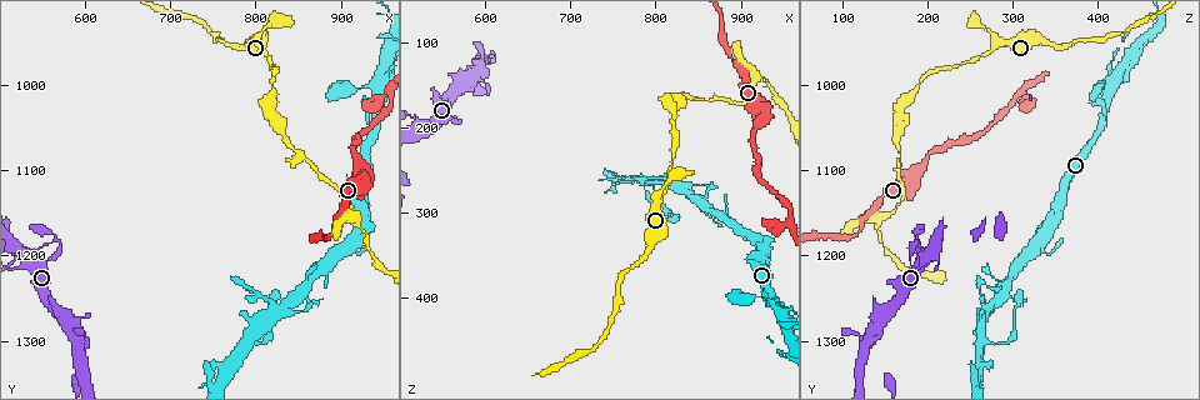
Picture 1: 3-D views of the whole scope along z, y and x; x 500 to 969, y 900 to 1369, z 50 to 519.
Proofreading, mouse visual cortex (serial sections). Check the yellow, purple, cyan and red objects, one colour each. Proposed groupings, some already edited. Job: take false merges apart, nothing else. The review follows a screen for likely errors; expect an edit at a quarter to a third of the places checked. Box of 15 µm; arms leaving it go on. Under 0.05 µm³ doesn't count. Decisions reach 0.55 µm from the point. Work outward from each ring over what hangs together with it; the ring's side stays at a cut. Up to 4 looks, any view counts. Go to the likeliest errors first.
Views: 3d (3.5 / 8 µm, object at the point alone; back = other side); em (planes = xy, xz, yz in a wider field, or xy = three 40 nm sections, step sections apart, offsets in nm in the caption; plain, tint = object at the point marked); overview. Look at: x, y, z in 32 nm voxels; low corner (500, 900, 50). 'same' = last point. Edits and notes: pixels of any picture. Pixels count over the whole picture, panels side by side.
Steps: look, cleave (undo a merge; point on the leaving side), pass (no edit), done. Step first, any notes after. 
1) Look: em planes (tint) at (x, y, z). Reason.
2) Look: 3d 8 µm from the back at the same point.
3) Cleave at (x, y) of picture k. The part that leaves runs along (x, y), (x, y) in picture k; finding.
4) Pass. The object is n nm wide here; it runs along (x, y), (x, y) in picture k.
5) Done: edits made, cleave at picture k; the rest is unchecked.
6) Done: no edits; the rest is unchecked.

Look: 3d 3.5 µm at (535, 1205, 195). Three arms meet.

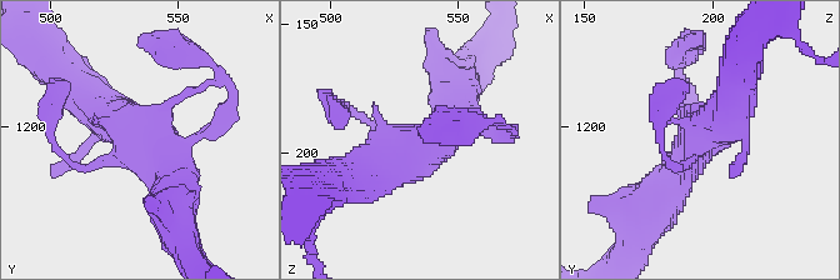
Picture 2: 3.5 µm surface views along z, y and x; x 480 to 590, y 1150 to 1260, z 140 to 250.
Look: em xy step 3 (tint) at (531, 1206, 196).

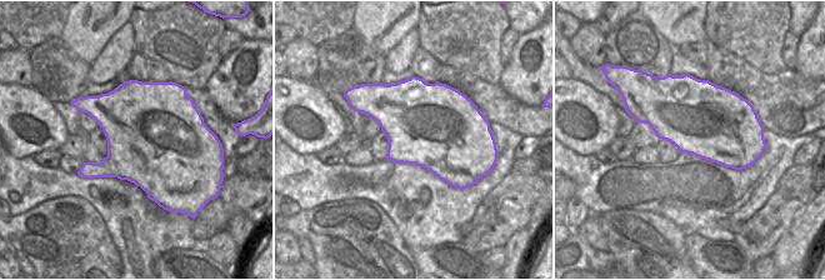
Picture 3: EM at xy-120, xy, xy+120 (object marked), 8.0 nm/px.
Pass. It runs along (455, 100), (431, 141), (348, 106) in picture 2; one cell here.

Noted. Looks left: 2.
Look: 3d 3.5 µm at (925, 1175, 145). Calibre changes.

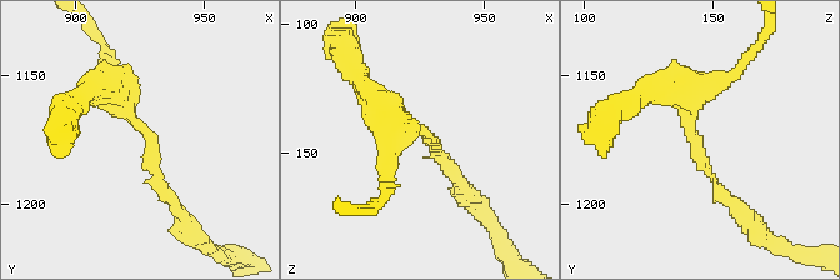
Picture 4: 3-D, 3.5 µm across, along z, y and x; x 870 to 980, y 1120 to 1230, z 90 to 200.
Look: em planes (tint) at (928, 1179, 143). The arms are 200, 300 nm wide; shape alone is not enough.

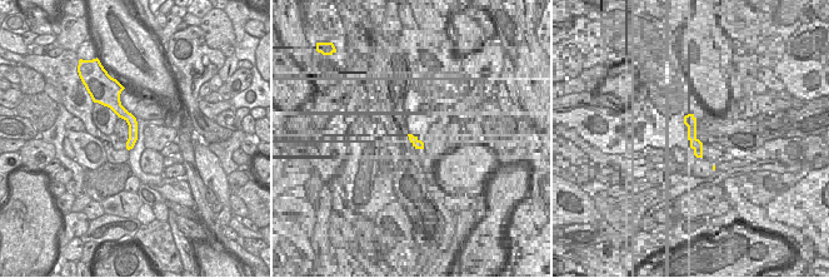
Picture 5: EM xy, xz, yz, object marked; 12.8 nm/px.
Pass. It runs along (105, 83), (144, 129), (175, 209) in picture 4; all the same cell.

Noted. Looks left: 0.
Done: no edits; the rest is unchecked.

